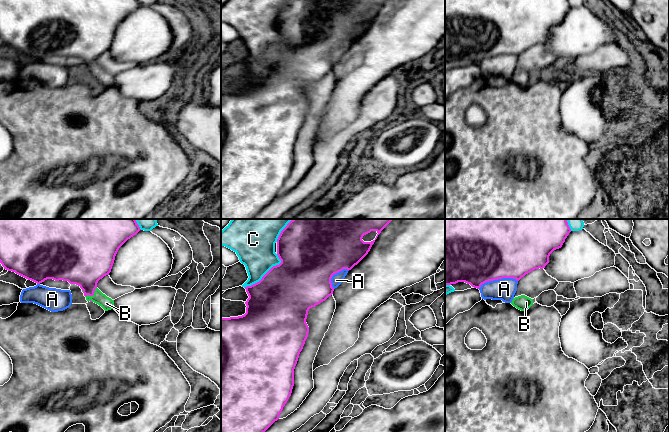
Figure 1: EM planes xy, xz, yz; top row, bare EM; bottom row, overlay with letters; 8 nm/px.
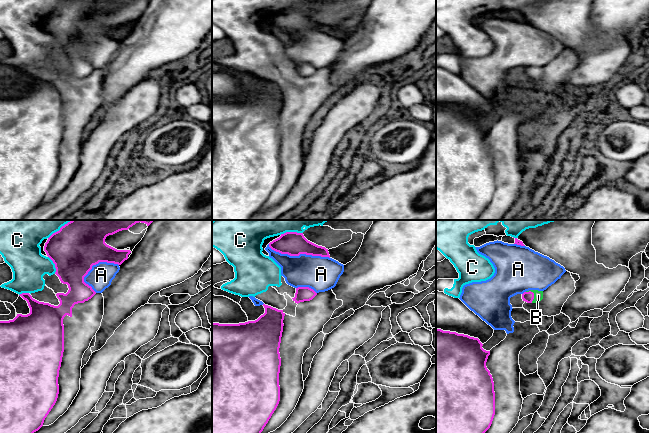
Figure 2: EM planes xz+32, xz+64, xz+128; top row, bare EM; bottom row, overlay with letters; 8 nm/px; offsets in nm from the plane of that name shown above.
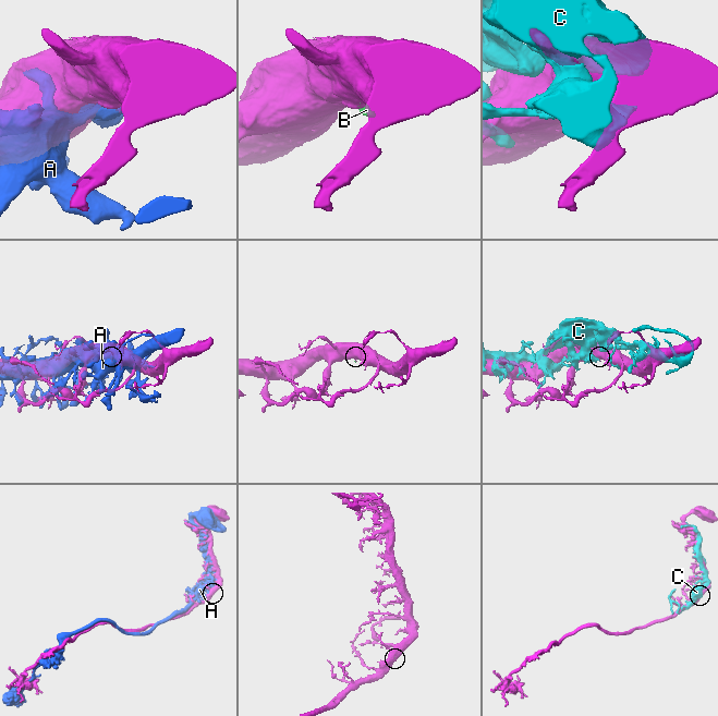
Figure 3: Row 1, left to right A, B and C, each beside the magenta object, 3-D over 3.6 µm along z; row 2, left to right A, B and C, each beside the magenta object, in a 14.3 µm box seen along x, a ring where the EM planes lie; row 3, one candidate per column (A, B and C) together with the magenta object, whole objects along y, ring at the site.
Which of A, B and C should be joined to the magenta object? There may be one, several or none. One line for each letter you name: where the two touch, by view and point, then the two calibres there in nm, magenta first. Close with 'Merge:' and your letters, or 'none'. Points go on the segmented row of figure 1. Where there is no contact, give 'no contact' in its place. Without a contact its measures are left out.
B: meets magenta in xy at (92, 295); 340 nm thick on the magenta side, 100 nm on the other
Merge: B

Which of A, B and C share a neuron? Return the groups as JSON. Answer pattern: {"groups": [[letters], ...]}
{"groups": [["A"], ["B"], ["C"]]}

